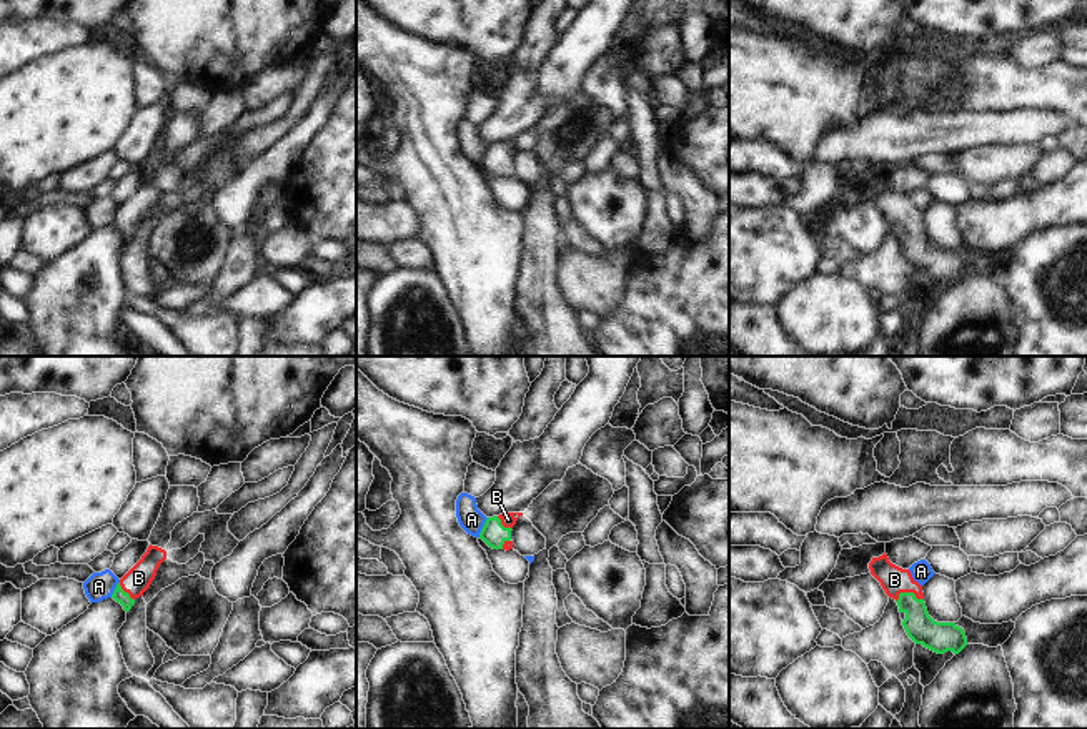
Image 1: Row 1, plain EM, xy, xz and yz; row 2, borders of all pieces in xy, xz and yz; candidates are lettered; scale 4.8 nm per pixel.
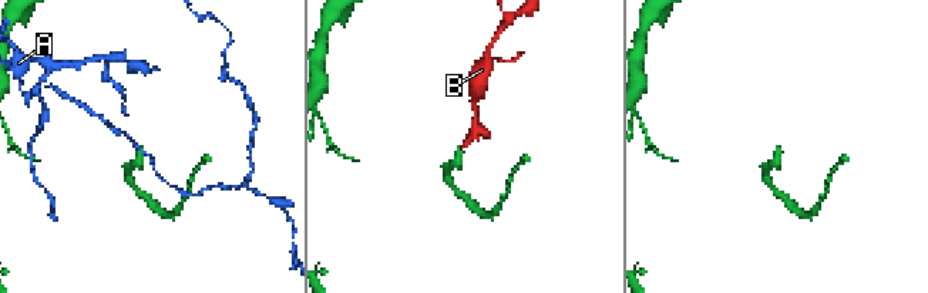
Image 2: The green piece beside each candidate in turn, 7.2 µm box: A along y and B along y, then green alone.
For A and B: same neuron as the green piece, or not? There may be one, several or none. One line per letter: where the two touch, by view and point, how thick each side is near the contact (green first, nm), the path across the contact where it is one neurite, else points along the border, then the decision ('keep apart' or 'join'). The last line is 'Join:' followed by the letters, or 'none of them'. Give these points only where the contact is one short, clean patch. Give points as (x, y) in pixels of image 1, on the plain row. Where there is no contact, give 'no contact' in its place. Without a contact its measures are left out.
A: meets green in xz at (483, 155); 120 nm thick on the green side, 120 nm on the other; border along xz (488, 145), (478, 163); keep apart
B: meets green in yz at (908, 220); 150 nm thick on the green side, 140 nm on the other; runs through yz (921, 255), (908, 220), (894, 207); join
Join: B

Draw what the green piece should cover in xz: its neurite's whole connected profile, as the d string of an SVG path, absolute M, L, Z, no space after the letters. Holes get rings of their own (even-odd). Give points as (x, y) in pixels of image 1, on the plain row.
M503 140L488 145L479 160L479 166L493 176L513 176L511 158L519 143L523 143L523 140Z

